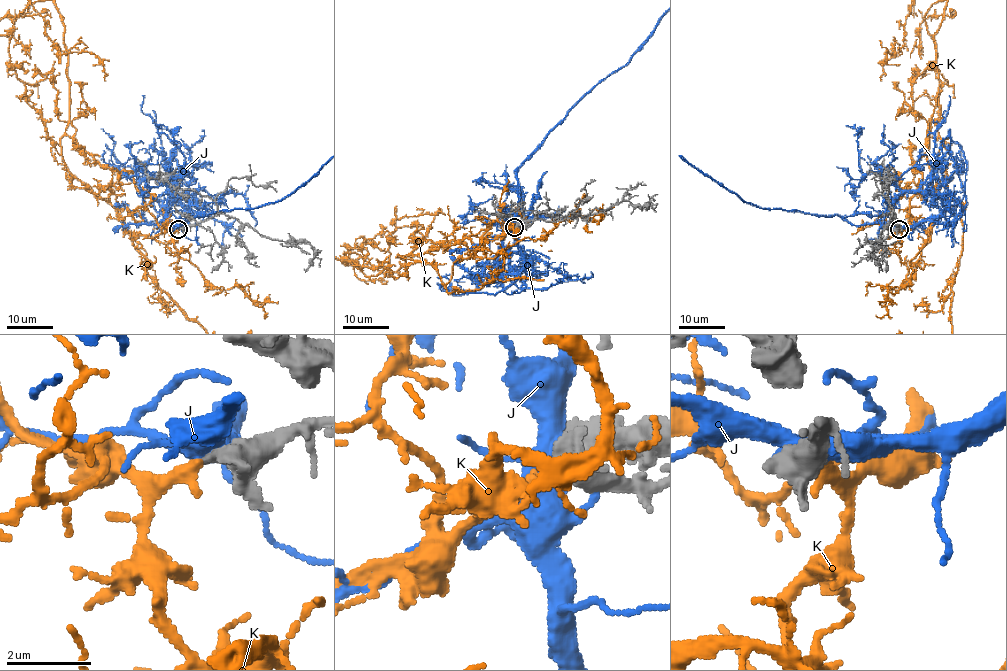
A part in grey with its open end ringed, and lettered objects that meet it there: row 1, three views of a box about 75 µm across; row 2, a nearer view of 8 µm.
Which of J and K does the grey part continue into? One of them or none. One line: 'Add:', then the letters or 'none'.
Add: K

